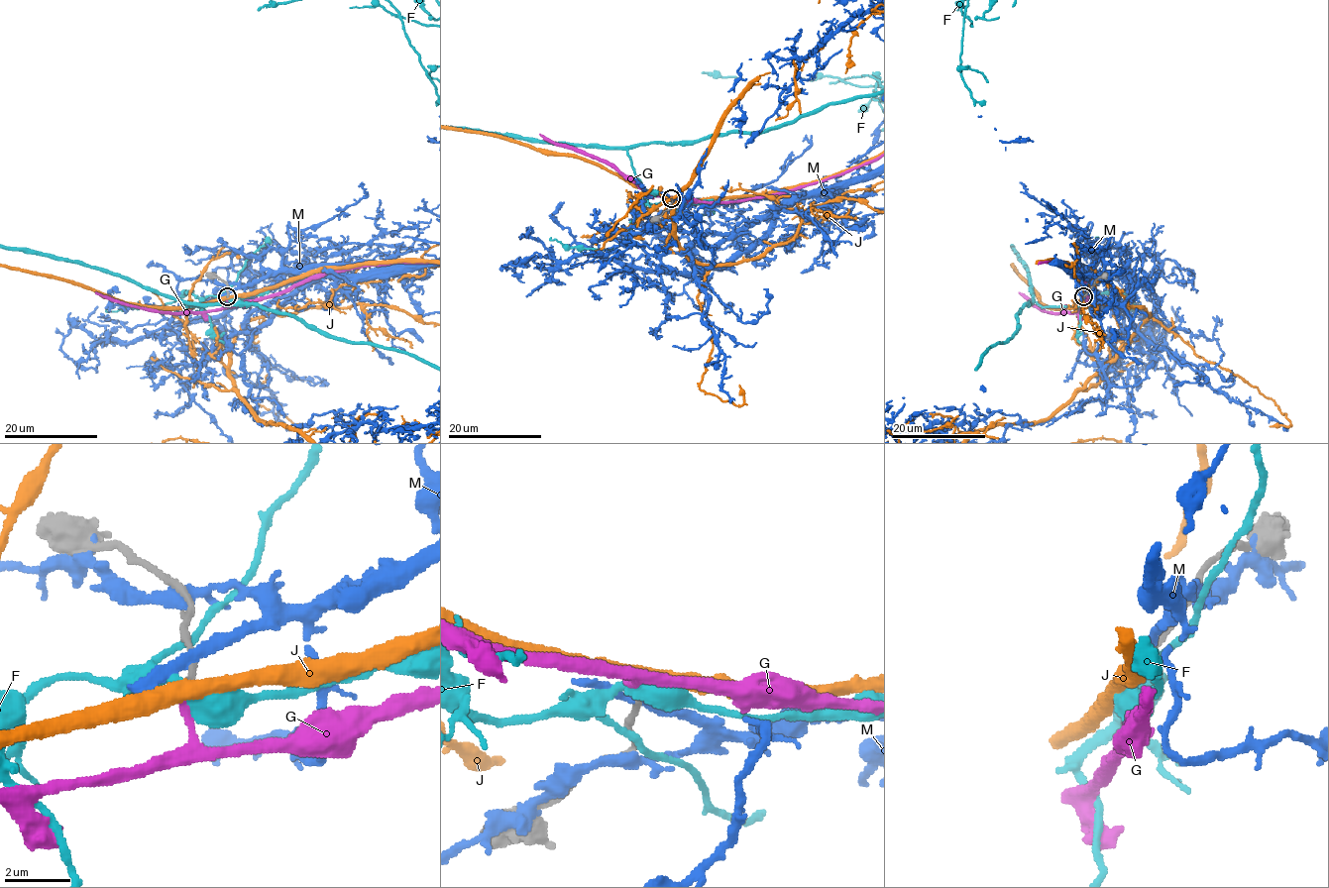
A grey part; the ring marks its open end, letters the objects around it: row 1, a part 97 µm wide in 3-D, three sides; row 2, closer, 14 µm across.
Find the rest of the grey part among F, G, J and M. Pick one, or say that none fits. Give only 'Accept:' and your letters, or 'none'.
Accept: G

